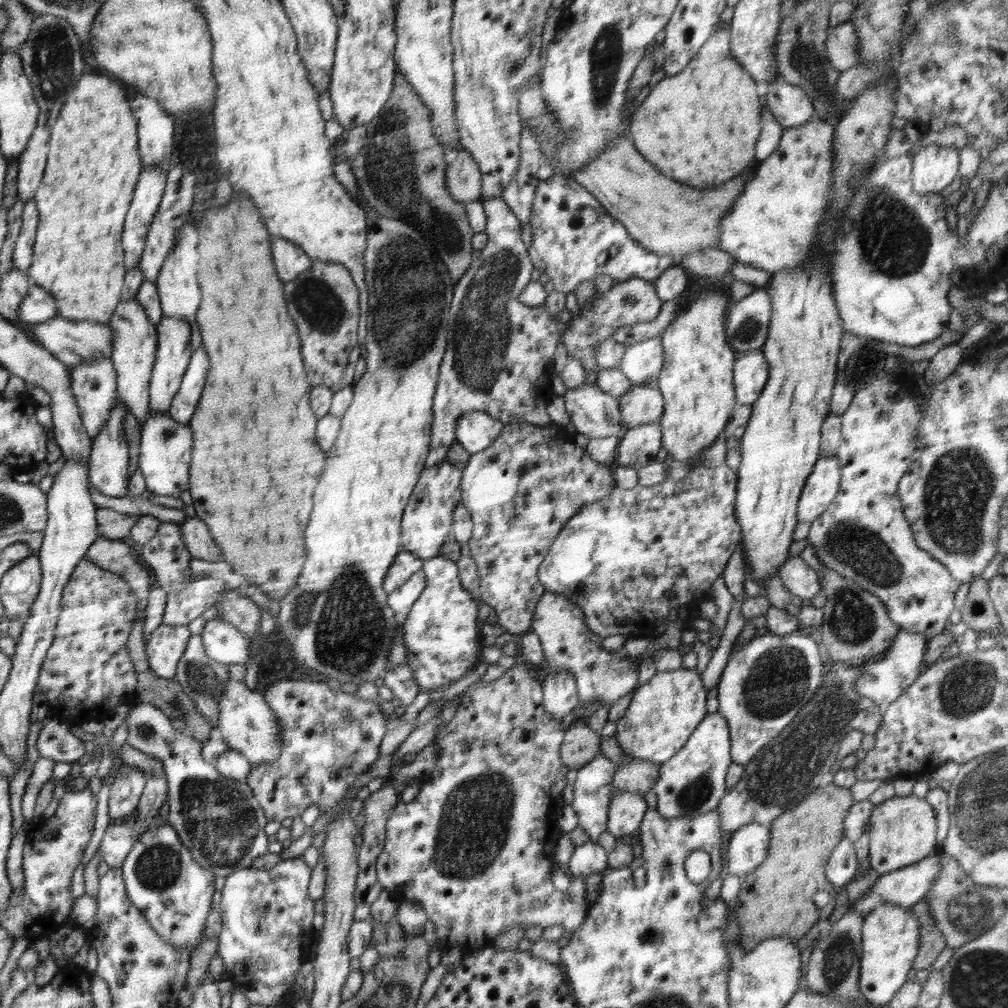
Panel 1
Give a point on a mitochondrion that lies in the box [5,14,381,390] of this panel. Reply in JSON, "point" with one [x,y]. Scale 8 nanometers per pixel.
{"point":[52,62]}

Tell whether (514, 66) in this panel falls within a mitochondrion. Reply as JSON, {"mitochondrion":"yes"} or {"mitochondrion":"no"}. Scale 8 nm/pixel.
{"mitochondrion":"yes"}

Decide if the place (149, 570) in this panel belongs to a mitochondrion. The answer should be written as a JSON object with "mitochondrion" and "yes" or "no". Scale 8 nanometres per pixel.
{"mitochondrion":"no"}

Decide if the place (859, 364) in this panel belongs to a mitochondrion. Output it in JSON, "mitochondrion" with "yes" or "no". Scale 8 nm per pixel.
{"mitochondrion":"yes"}

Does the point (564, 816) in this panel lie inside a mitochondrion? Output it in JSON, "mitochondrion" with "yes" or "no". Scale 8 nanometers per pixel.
{"mitochondrion":"no"}

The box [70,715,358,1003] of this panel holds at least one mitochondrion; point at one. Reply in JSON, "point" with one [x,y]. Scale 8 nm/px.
{"point":[222,826]}

